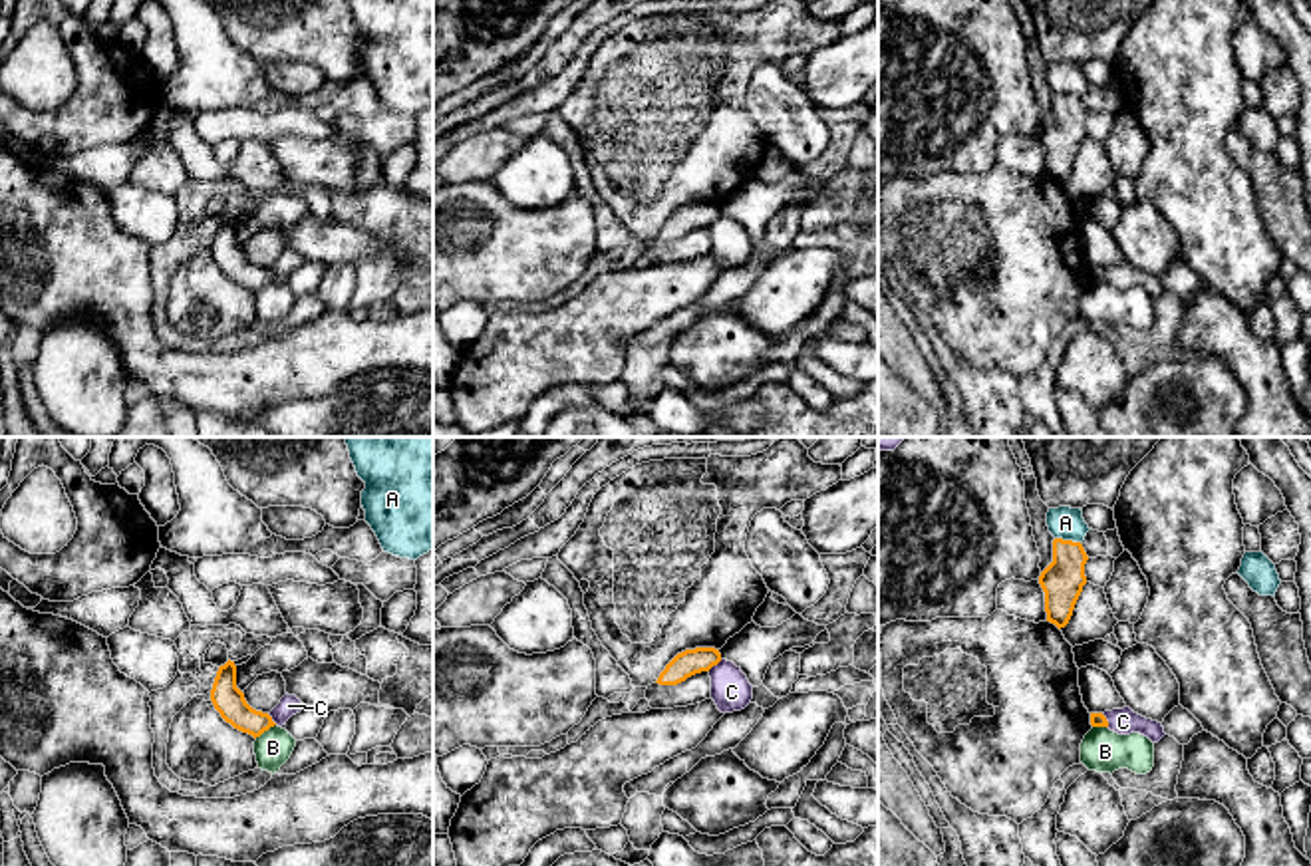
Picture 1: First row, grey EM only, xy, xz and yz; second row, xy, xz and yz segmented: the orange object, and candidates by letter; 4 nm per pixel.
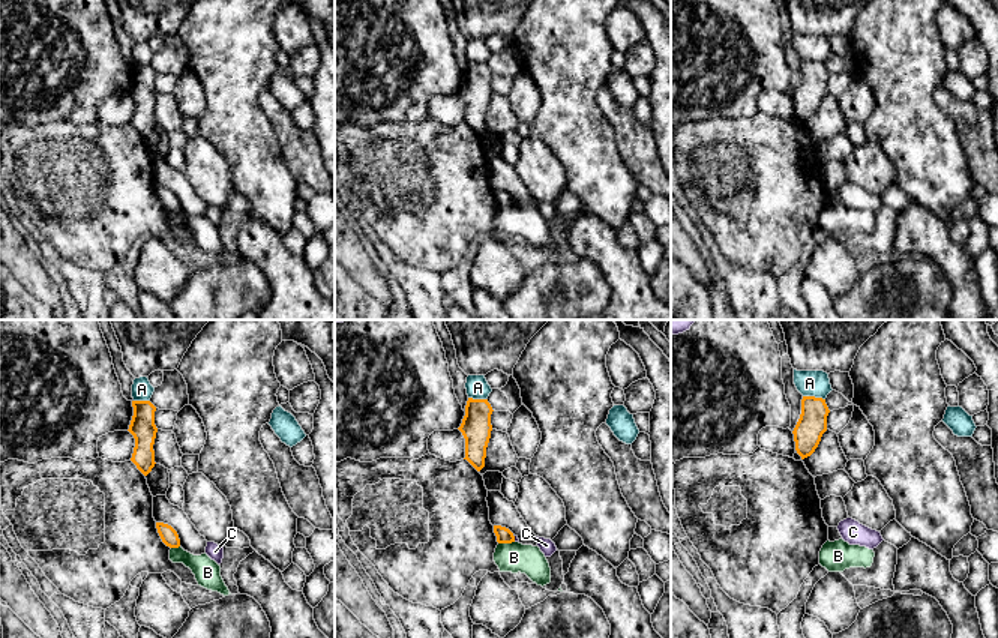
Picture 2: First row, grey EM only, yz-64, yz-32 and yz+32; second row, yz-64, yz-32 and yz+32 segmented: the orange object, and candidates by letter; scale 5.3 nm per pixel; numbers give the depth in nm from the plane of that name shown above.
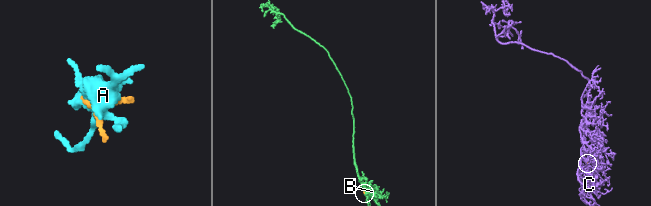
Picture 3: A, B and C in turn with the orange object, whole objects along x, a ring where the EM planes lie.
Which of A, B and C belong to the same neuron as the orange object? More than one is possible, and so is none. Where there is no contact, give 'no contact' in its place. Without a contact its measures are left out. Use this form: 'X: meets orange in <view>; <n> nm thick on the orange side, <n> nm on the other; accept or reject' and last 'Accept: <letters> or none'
A: meets orange in yz; 170 nm thick on the orange side, 130 nm on the other; reject
B: meets orange in xy; 120 nm thick on the orange side, 150 nm on the other; reject
C: meets orange in xz; 110 nm thick on the orange side, 160 nm on the other; reject
Accept: none

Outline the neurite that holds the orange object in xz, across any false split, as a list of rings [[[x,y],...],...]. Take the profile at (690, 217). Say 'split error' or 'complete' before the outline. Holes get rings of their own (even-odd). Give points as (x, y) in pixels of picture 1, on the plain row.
complete; [[[715,203],[685,205],[665,220],[656,238],[677,240],[695,228],[709,226],[719,216],[721,209]]]

